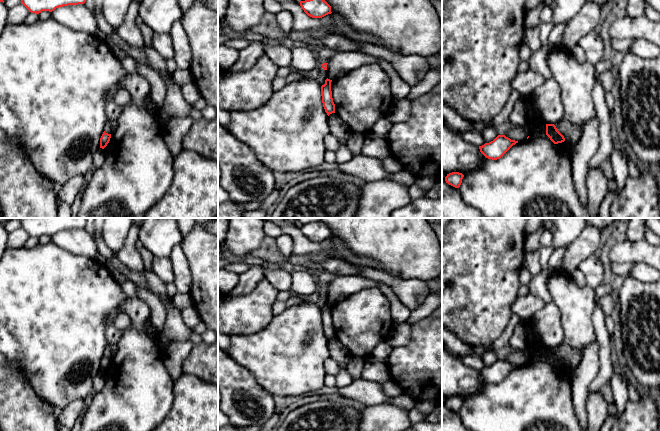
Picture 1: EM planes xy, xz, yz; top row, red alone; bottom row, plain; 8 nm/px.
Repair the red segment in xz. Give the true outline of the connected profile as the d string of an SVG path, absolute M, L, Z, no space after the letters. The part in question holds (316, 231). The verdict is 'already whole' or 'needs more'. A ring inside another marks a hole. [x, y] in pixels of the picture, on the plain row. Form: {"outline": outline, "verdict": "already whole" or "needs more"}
{"outline": "M320 221L299 226L304 236L312 242L322 242L332 237L331 230Z", "verdict": "already whole"}

